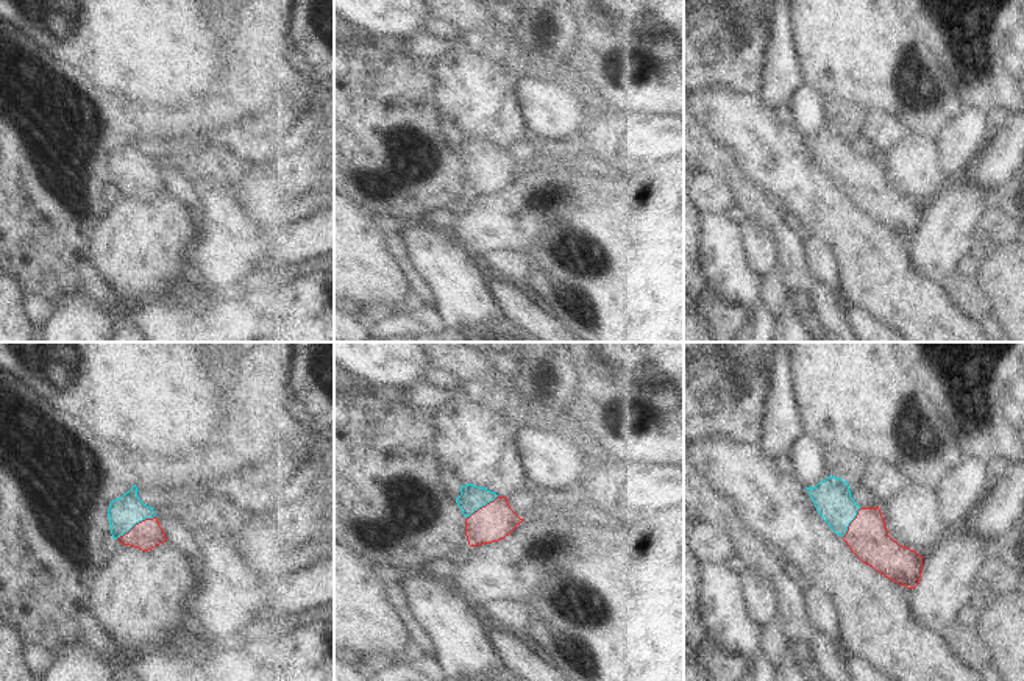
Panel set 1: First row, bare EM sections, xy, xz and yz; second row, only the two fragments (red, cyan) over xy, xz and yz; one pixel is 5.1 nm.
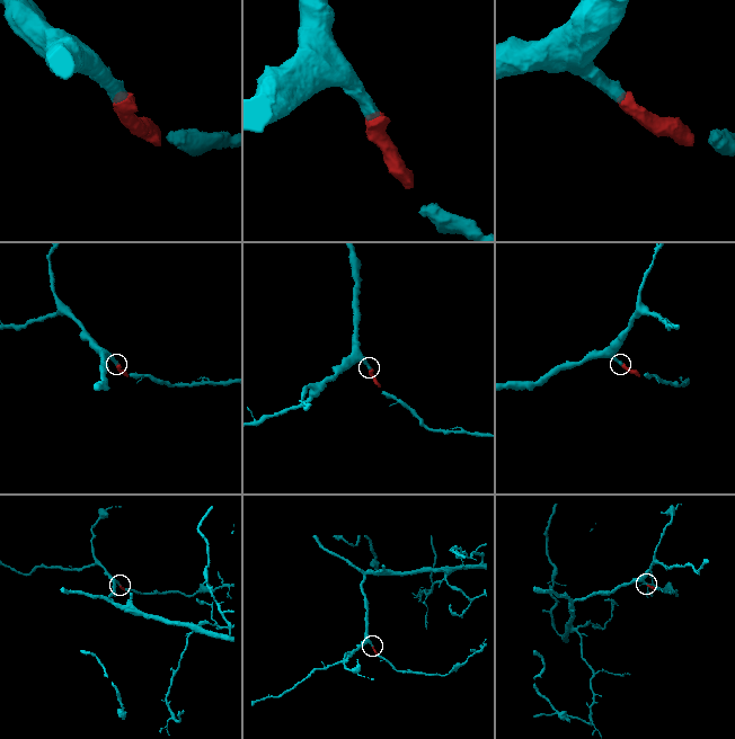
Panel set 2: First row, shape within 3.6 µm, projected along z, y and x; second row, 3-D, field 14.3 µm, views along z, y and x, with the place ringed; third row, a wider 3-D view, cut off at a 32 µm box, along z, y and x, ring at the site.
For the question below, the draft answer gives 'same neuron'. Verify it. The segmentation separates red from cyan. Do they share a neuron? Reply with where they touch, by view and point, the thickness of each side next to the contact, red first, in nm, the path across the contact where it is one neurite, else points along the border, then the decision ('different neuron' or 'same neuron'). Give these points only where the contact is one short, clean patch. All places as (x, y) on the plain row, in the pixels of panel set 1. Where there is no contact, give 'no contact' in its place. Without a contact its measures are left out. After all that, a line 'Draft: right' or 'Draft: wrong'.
xy (136, 174) | 150/170 nm | across xy (145, 185), (136, 174), (124, 163) | same neuron
Draft: right

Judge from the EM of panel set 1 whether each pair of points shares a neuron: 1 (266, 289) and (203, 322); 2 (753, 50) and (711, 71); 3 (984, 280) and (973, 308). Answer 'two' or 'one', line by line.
1: one
2: one
3: two

